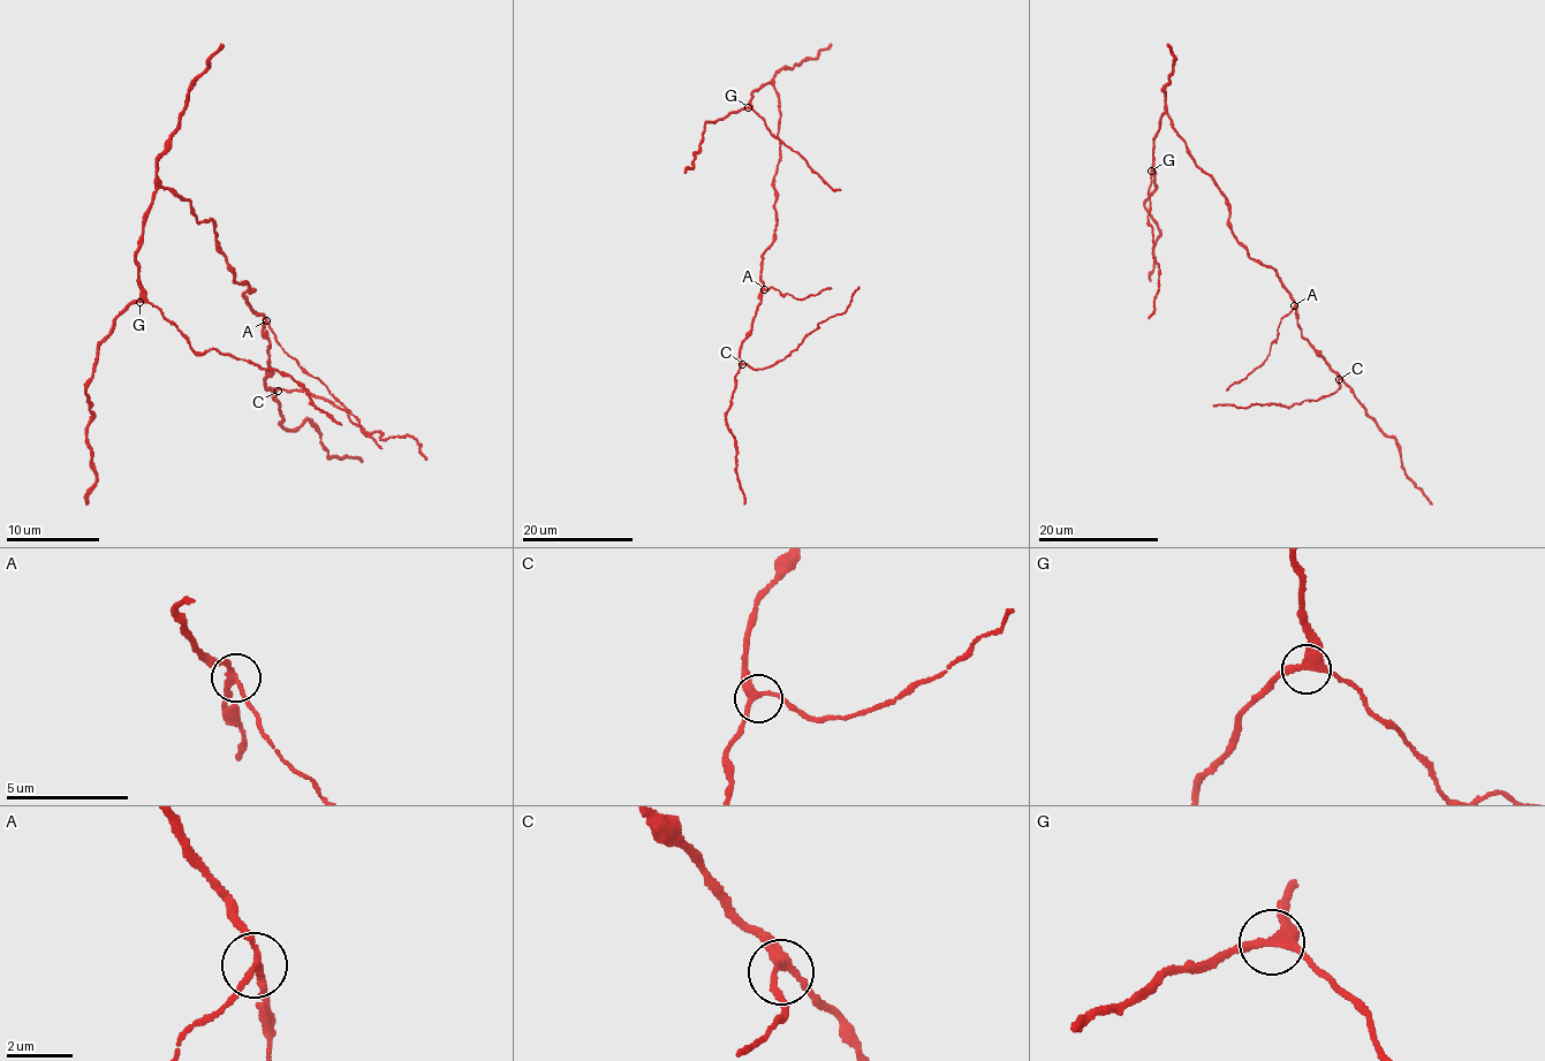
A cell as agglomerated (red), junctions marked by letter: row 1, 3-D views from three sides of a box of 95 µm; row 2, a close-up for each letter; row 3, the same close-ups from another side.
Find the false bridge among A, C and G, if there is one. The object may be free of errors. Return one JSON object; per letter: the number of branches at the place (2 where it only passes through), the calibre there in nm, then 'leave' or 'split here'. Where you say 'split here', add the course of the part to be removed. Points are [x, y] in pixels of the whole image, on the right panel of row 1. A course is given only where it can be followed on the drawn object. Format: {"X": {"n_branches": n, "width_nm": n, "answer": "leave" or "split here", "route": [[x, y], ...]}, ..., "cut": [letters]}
{"A": {"n_branches": 3, "width_nm": 190, "answer": "split here", "route": [[1295, 305], [1280, 320], [1266, 360], [1226, 391]]}, "C": {"n_branches": 3, "width_nm": 260, "answer": "leave"}, "G": {"n_branches": 3, "width_nm": 300, "answer": "leave"}, "cut": ["A"]}

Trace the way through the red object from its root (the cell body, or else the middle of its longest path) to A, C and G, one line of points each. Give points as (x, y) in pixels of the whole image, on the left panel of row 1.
A: (231, 265), (235, 281), (255, 292), (243, 295), (247, 305), (267, 319)
C: (231, 265), (235, 281), (255, 292), (243, 298), (263, 317), (272, 370), (264, 383), (278, 391)
G: (231, 265), (217, 247), (211, 220), (198, 221), (191, 202), (158, 189), (136, 255), (139, 302)

